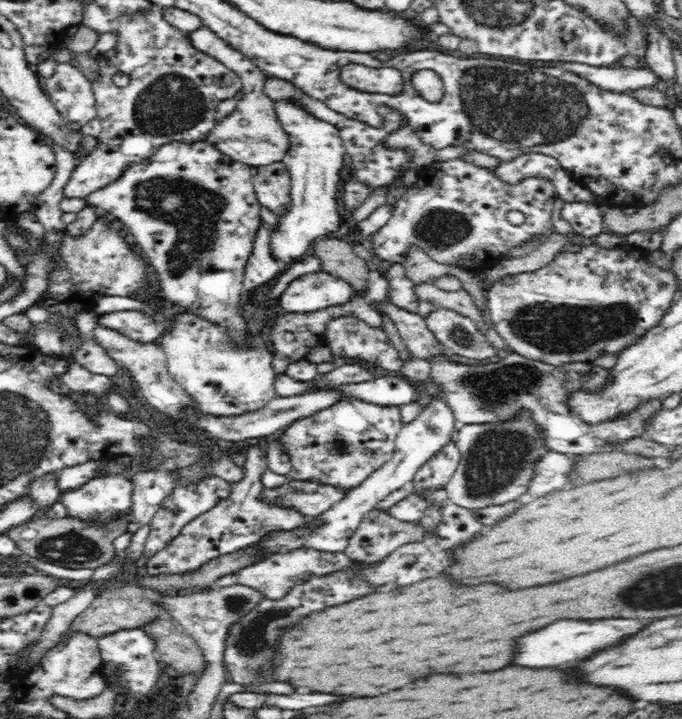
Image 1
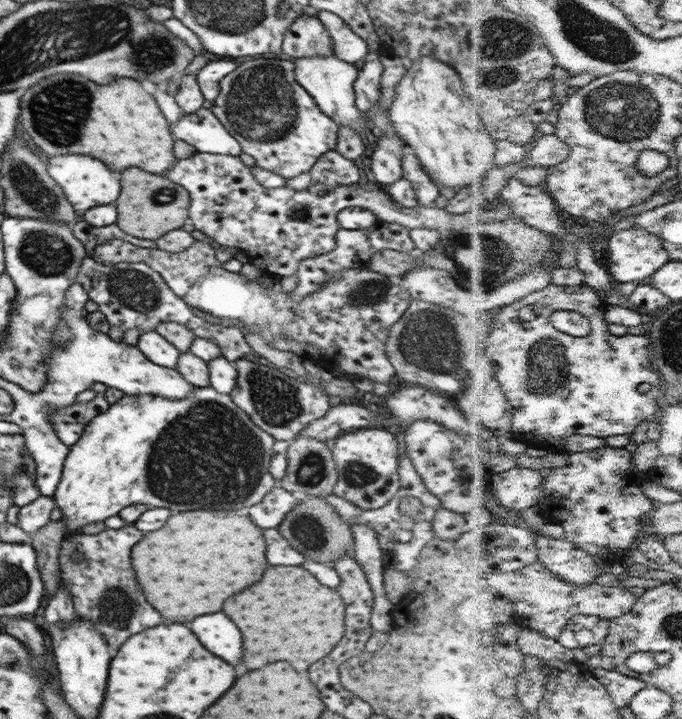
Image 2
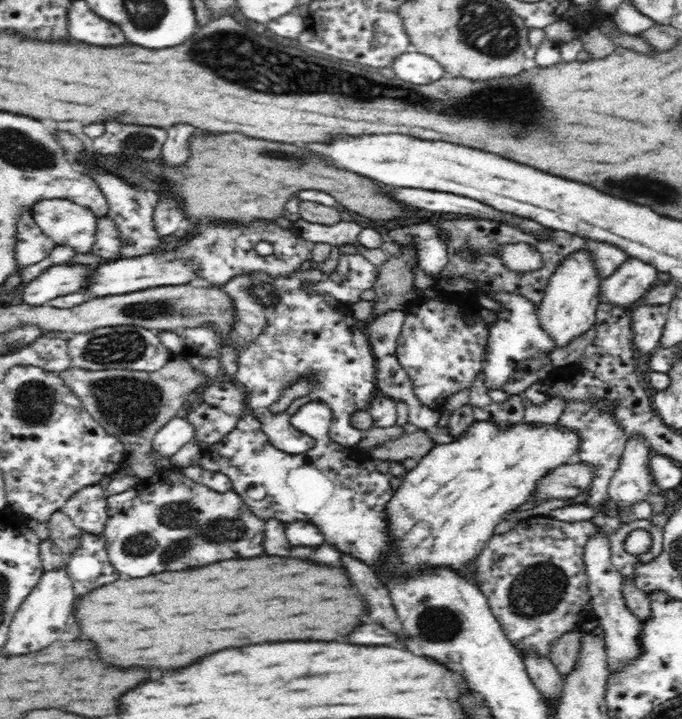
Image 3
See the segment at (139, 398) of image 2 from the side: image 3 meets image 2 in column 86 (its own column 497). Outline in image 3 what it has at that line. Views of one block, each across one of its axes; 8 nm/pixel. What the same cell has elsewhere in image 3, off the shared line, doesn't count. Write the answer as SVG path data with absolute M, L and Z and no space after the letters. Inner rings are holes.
M476 421L473 422L456 440L450 441L446 444L439 444L432 447L426 456L423 456L418 460L418 464L412 470L407 471L402 484L398 487L392 498L386 504L386 517L388 517L388 531L390 536L396 544L396 550L392 554L392 564L390 564L390 570L396 572L396 576L402 576L404 572L412 572L416 568L438 568L448 567L454 569L456 573L464 575L468 581L473 580L473 566L469 568L468 562L472 559L476 559L478 553L482 550L482 547L486 546L490 542L490 537L493 535L493 530L504 520L504 517L515 511L518 506L522 506L525 502L528 502L528 498L536 492L536 486L538 482L542 480L542 476L546 476L550 470L558 468L564 464L575 461L575 457L580 448L580 435L574 431L574 429L568 429L564 427L558 427L558 425L551 424L528 424L526 421L522 421L520 424L513 424L509 427L500 427L494 423L494 421Z

